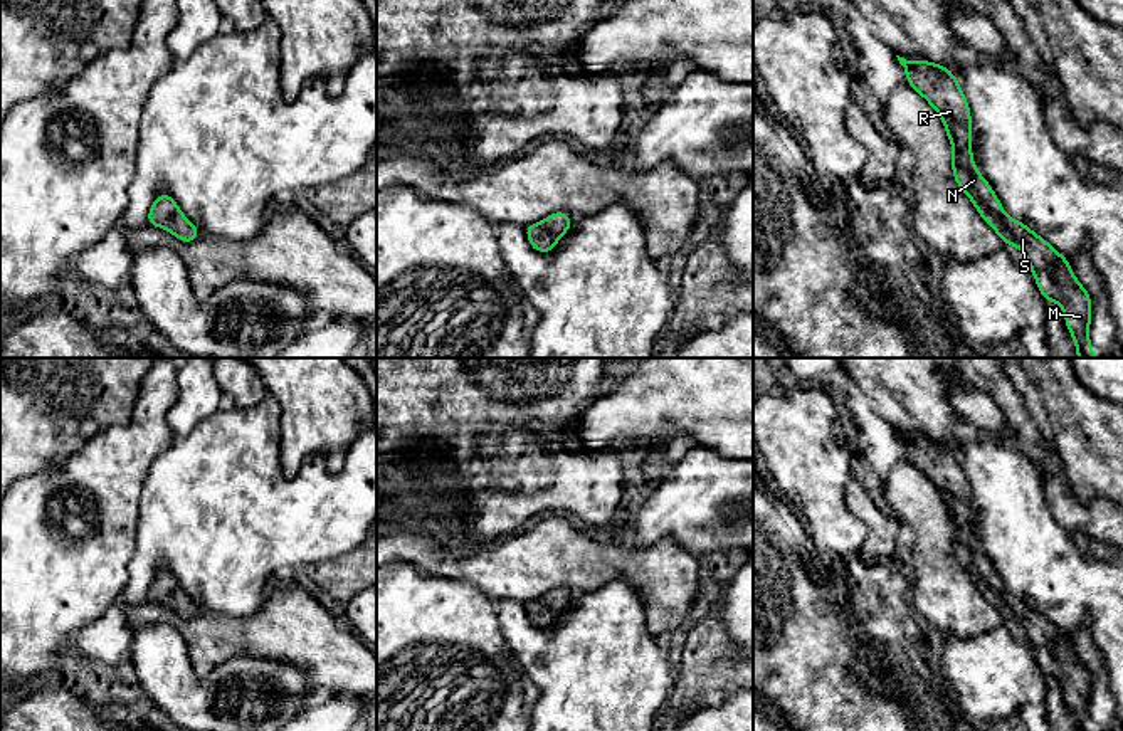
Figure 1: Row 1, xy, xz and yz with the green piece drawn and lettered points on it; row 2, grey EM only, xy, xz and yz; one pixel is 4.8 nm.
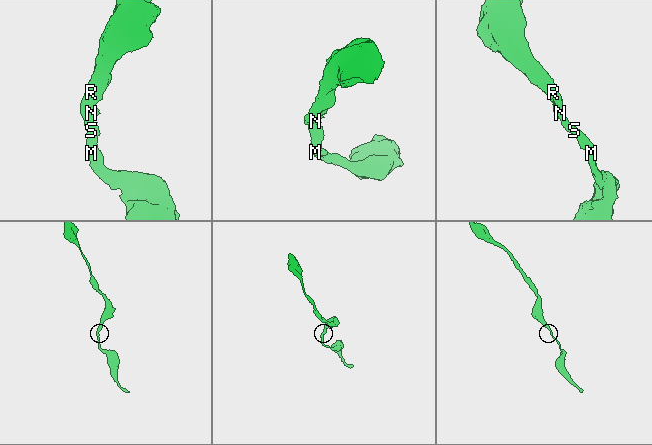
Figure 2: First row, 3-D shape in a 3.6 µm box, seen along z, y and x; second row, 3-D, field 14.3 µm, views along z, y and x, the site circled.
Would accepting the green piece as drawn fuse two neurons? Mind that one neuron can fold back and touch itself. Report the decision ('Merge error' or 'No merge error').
No merge error

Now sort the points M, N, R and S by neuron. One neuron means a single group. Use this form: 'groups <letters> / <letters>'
groups M N R S

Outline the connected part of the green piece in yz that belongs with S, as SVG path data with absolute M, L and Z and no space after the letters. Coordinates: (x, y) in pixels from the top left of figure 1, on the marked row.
M896 55L916 89L943 119L952 141L952 166L958 187L973 202L980 217L1007 245L1019 247L1029 260L1046 301L1056 301L1078 348L1078 358L1098 358L1089 346L1091 299L1073 274L1069 262L1022 222L1005 215L997 195L972 160L972 118L968 103L950 69L928 60L908 62Z

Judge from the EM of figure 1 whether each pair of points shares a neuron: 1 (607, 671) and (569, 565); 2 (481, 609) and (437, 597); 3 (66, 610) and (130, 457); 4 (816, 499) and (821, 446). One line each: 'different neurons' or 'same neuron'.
1: different neurons
2: same neuron
3: same neuron
4: same neuron

